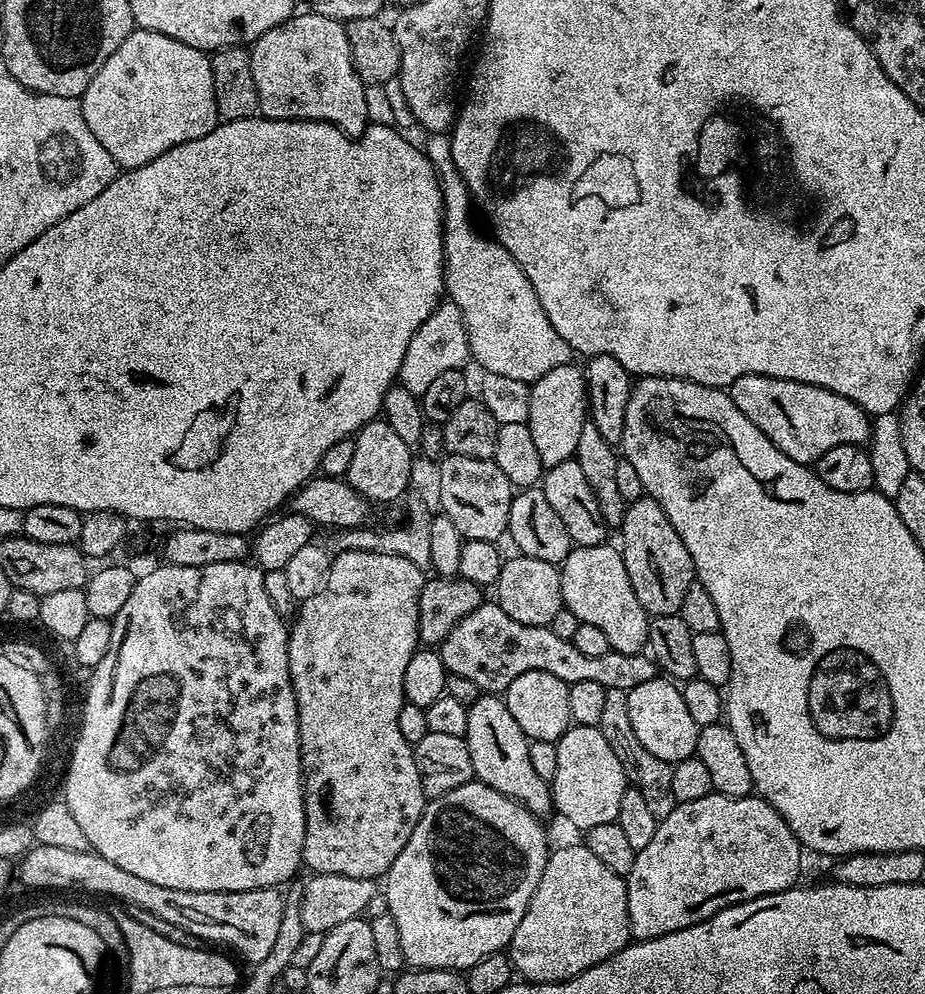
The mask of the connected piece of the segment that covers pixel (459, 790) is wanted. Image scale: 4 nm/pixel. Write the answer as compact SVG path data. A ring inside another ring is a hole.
M475 778L469 784L458 786L425 803L422 818L418 818L418 826L414 826L414 834L410 834L410 842L402 846L402 854L394 858L383 881L385 884L382 884L382 891L388 903L388 915L394 918L394 922L398 922L398 938L402 941L402 954L408 968L445 968L463 973L478 962L482 962L482 958L507 949L508 943L514 938L514 930L518 930L518 922L522 922L522 914L526 914L526 906L530 906L530 898L534 898L534 890L538 890L542 870L546 870L546 862L550 855L548 836L540 824L541 821L517 800L510 799L506 794L486 786Z

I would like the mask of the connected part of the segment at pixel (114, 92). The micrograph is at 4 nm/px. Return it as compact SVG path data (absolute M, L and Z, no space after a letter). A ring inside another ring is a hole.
M138 27L132 29L126 42L122 42L106 62L102 62L102 70L94 74L79 102L90 134L106 146L106 154L110 154L110 158L124 170L146 166L146 162L158 158L158 154L166 154L166 150L182 146L182 142L202 138L202 134L210 134L221 119L214 98L211 55L194 46L186 46L186 42L178 42L178 38Z

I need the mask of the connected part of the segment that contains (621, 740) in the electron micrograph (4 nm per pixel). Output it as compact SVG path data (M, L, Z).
M617 688L608 689L598 727L602 738L606 738L606 742L610 742L610 750L614 750L618 762L622 762L622 770L628 776L629 785L638 789L642 794L646 807L649 808L650 814L654 814L657 822L665 820L677 806L674 790L670 790L672 765L662 762L662 758L654 758L654 754L650 754L650 750L646 750L646 746L642 746L642 742L638 742L638 734L634 734L634 725L630 722L627 692Z

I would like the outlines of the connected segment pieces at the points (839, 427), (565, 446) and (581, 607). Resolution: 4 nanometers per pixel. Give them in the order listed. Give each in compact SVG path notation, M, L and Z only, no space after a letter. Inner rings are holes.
M746 374L732 383L730 395L734 406L738 406L738 410L742 410L742 414L746 414L746 418L782 450L782 454L799 464L815 465L819 456L826 454L826 450L834 450L834 446L867 445L872 433L869 413L850 402L850 398L842 398L842 394L834 394L834 390L822 386Z
M575 363L559 364L536 380L529 387L529 392L526 423L530 434L533 435L539 458L547 470L575 455L582 426L588 423L587 384L583 369Z
M605 542L598 546L573 547L564 563L559 565L564 607L569 608L581 624L598 626L606 633L612 651L622 654L641 654L648 647L649 614L638 602L634 586L630 586L630 574L626 574L626 562L619 547Z

